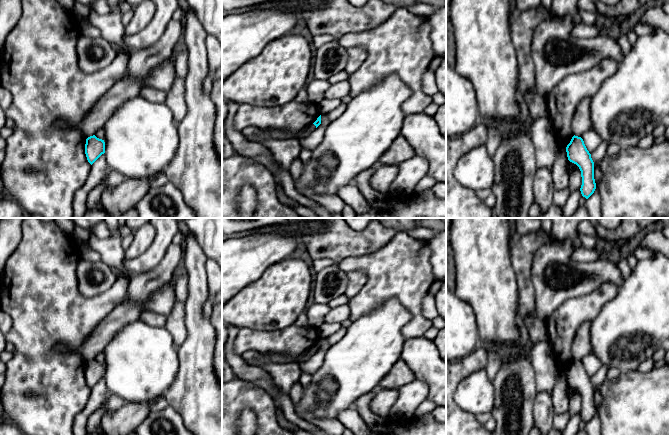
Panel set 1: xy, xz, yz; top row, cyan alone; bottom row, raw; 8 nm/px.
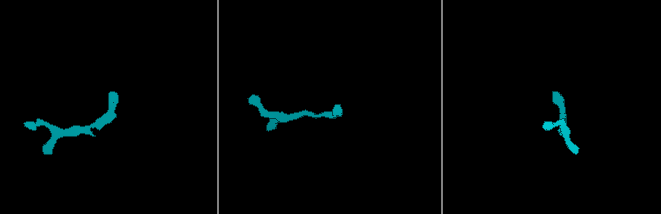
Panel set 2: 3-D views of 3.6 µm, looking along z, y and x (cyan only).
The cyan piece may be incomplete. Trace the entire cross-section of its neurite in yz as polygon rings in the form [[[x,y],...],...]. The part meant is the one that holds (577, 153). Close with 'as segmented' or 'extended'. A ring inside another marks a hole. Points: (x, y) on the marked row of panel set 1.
[[[575,135],[567,145],[566,152],[568,160],[576,164],[581,171],[582,185],[580,191],[582,196],[588,199],[596,189],[594,162],[591,154],[587,150],[583,139]]] | as segmented

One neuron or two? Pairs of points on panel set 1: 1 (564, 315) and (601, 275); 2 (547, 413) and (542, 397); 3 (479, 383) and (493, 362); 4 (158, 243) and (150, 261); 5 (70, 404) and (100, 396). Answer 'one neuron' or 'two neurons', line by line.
1: two neurons
2: one neuron
3: two neurons
4: one neuron
5: two neurons

